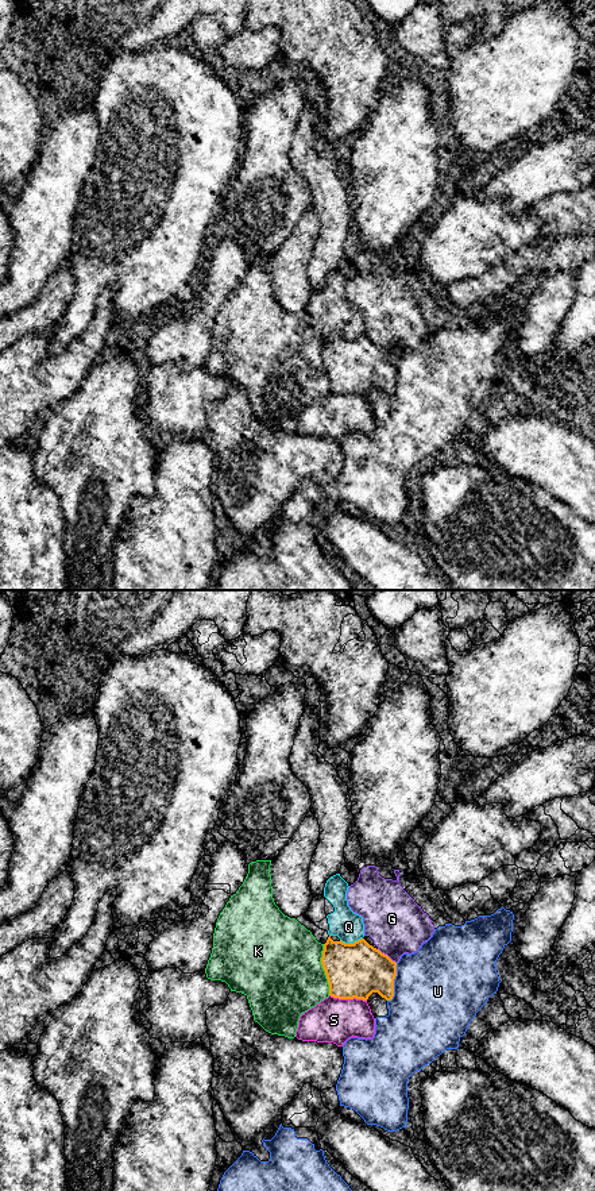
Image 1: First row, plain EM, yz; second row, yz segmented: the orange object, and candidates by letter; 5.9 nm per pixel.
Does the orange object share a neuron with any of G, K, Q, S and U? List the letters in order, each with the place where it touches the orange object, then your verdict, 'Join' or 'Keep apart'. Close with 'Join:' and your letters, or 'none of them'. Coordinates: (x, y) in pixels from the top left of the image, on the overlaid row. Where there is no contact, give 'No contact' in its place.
G: Touches orange at yz (386, 955). Keep apart
K: Touches orange at yz (324, 970). Keep apart
Q: Touches orange at yz (351, 944). Keep apart
S: Touches orange at yz (348, 998). Keep apart
U: Touches orange at yz (393, 983). Keep apart
Join: none of them

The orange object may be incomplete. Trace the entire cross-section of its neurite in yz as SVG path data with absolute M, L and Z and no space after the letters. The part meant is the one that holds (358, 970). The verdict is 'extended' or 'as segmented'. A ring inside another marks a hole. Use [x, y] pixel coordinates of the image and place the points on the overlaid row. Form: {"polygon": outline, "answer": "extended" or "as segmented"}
{"polygon": "M329 936L321 964L333 998L367 1001L372 992L386 1001L394 997L397 963L364 938L345 944L341 940L333 941Z", "answer": "as segmented"}

